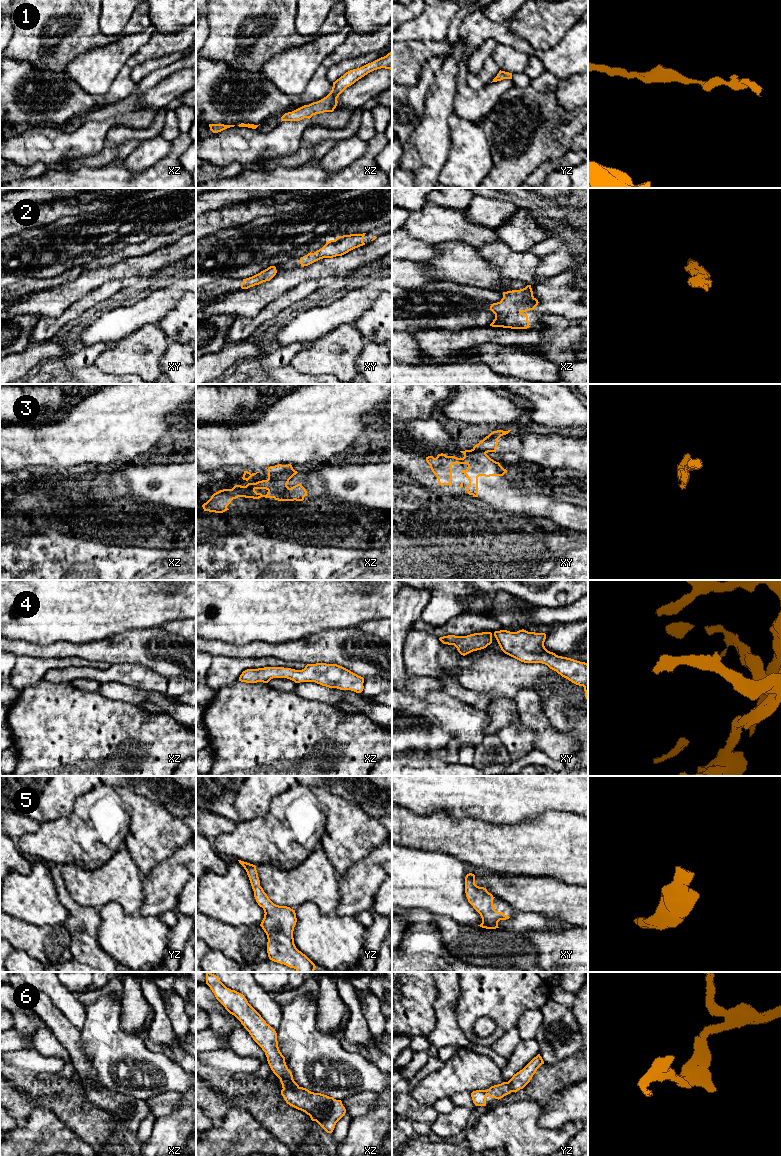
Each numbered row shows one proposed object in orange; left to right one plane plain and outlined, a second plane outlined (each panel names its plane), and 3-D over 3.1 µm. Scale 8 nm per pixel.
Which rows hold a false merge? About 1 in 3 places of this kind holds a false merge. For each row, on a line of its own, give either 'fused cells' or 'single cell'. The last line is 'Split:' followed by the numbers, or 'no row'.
1: single cell
2: single cell
3: fused cells
4: single cell
5: single cell
6: single cell
Split: 3

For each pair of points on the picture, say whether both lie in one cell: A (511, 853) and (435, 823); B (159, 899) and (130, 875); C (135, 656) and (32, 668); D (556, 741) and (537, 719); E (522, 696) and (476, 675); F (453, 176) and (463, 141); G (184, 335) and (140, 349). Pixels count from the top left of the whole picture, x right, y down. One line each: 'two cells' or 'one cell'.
A: one cell
B: two cells
C: two cells
D: one cell
E: two cells
F: one cell
G: two cells

